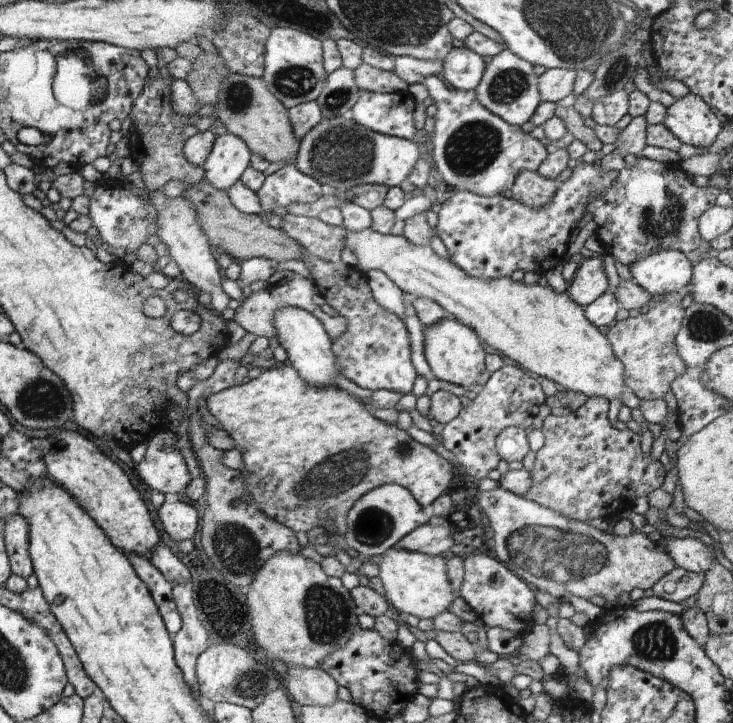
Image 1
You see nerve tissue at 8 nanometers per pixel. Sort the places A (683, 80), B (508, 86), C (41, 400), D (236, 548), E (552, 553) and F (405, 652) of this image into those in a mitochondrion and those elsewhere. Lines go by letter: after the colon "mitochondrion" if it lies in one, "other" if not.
A: other
B: mitochondrion
C: mitochondrion
D: mitochondrion
E: mitochondrion
F: other

